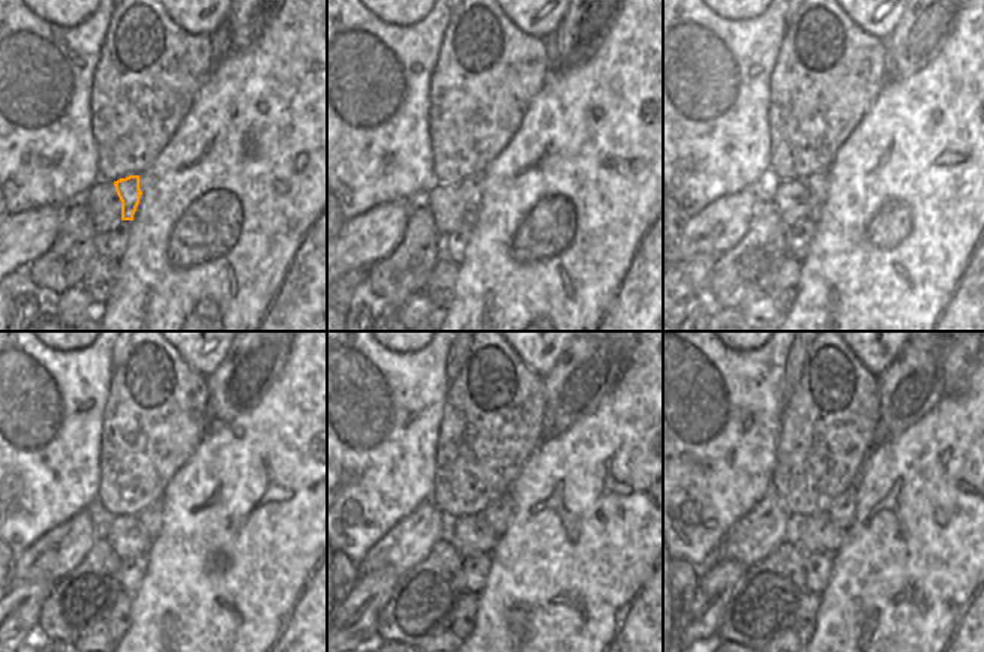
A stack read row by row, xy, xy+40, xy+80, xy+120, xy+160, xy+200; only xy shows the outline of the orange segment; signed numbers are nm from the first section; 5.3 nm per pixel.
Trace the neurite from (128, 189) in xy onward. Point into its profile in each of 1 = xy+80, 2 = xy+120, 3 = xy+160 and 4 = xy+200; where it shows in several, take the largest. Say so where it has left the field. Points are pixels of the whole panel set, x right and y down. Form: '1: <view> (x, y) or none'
1: xy+80 (818, 183)
2: xy+120 (150, 517)
3: xy+160 (497, 514)
4: xy+200 (842, 510)

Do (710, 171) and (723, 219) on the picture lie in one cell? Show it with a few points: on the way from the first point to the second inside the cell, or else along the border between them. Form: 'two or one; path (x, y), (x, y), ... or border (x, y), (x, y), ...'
two; border (750, 186), (723, 195), (687, 218)

